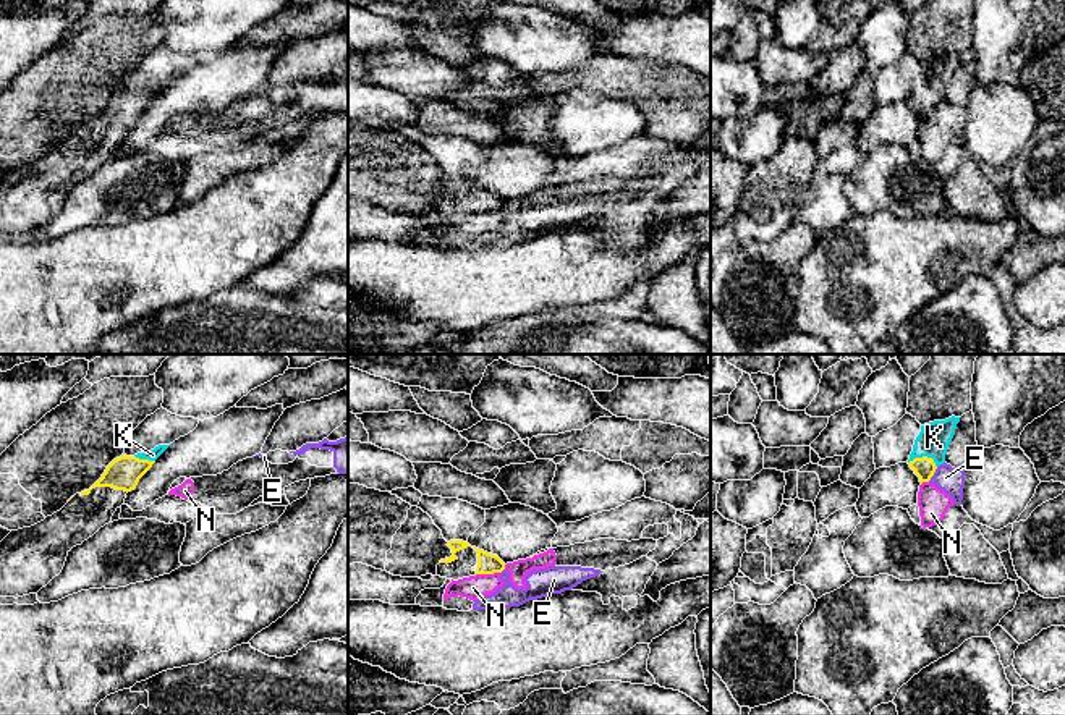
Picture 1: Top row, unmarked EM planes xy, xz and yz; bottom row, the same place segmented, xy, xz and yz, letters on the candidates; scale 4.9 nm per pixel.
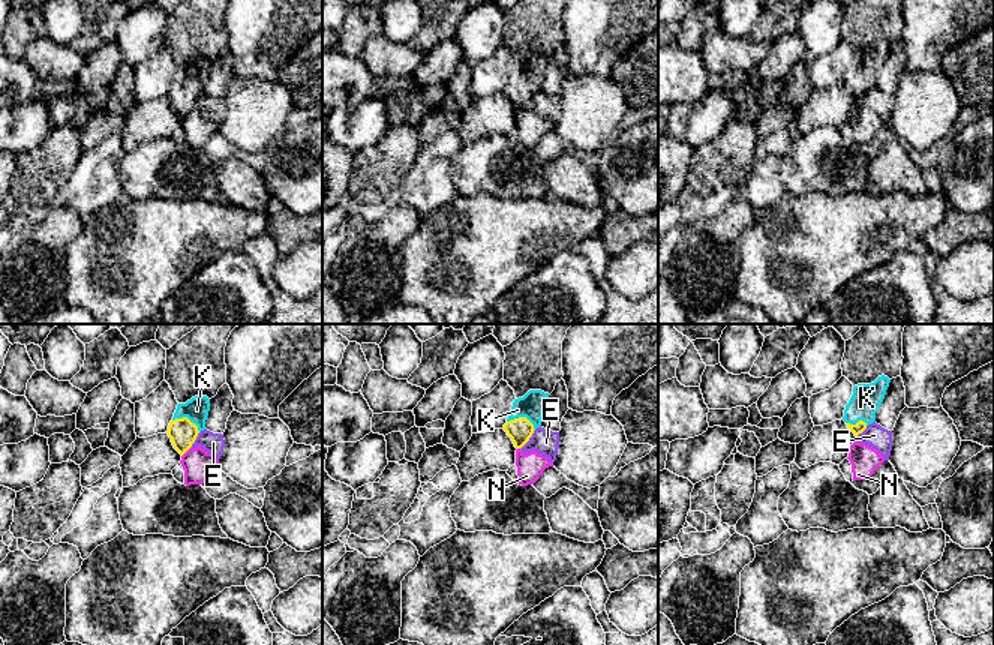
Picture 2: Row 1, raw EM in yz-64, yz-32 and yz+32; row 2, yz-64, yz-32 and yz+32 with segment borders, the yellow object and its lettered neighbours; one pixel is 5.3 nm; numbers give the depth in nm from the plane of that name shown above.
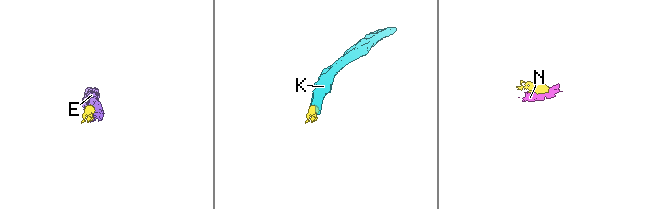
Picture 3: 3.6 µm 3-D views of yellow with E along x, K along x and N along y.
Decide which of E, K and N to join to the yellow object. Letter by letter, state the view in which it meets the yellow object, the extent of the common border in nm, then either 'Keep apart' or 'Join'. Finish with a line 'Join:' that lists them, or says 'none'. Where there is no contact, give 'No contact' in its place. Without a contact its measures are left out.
E: Touches yellow in yz. Shared border 90 nm. Keep apart
K: Touches yellow in yz. Shared border 150 nm. Join
N: Touches yellow in xz. Shared border 120 nm. Keep apart
Join: K

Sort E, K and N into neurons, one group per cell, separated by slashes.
E N / K

